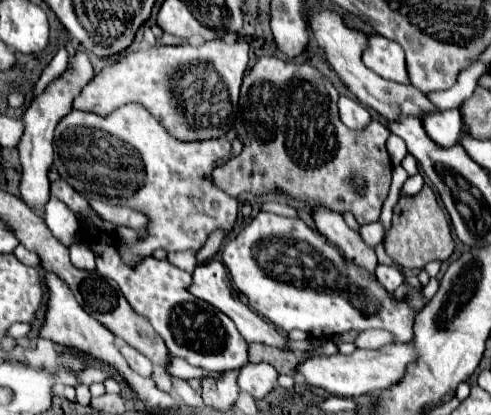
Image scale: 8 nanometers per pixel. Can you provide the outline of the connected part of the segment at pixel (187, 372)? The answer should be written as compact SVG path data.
M170 356L170 363L166 366L166 370L173 376L188 380L191 378L202 378L205 376L212 376L213 378L218 378L221 373L215 371L208 371L203 370L202 368L193 367L188 364L185 360L173 357L172 356L172 363L171 363L171 356Z

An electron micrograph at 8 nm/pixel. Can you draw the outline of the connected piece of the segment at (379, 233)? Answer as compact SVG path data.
M377 221L375 224L361 224L359 226L359 234L363 238L363 242L371 248L375 248L381 240L383 240L383 228L381 222Z

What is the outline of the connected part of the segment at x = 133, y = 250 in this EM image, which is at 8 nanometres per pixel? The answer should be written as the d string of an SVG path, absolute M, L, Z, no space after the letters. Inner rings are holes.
M125 104L109 116L71 110L55 128L53 148L55 168L77 192L91 200L129 206L151 218L145 237L135 244L124 241L117 244L128 266L135 267L157 248L167 252L197 252L211 232L223 230L231 234L237 222L237 198L213 184L215 164L231 156L231 142L227 138L177 142L145 108Z

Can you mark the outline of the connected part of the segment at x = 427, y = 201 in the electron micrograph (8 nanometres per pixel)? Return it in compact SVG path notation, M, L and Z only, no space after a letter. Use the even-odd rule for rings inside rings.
M425 184L415 196L401 196L393 208L393 224L385 238L385 250L401 268L423 268L427 262L439 258L447 260L453 254L453 236L445 212L437 204L435 192Z

